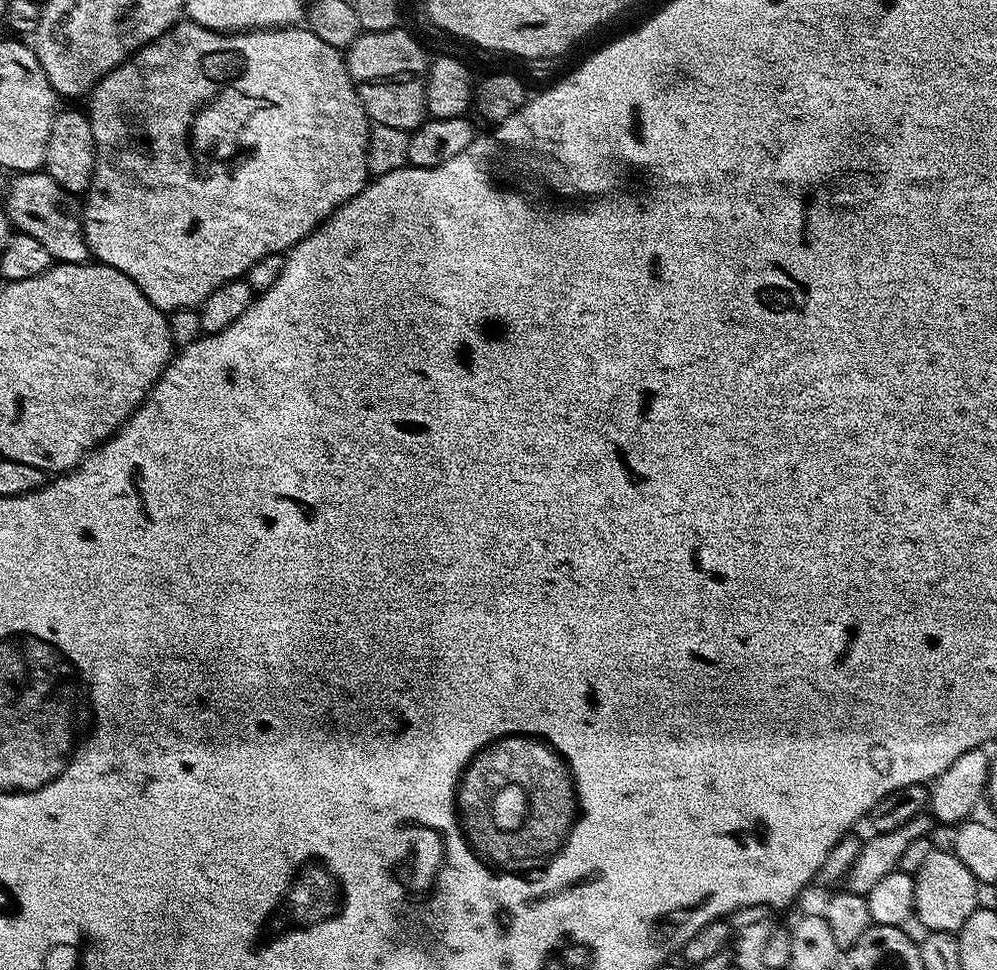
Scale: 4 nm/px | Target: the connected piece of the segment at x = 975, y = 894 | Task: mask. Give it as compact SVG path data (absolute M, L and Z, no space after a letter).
M933 850L926 854L926 862L922 862L920 869L914 873L914 879L914 916L917 921L920 919L921 926L928 932L959 933L966 918L970 918L981 903L981 885L952 850Z

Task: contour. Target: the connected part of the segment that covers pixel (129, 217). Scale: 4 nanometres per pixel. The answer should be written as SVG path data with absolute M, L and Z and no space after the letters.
M177 22L173 24L171 30L163 32L157 40L151 40L149 44L133 52L123 64L112 69L92 89L90 93L90 99L92 99L90 119L92 121L92 129L94 130L94 142L96 143L96 169L92 175L92 184L88 187L86 193L88 204L86 200L82 208L84 233L86 234L89 253L99 263L110 266L122 274L126 274L126 278L130 278L130 282L134 282L134 286L138 290L142 290L145 298L155 308L160 309L165 314L177 312L180 308L199 309L202 301L210 294L214 294L214 290L218 290L218 286L222 286L231 280L241 279L250 270L250 266L254 266L254 262L258 262L258 258L266 258L266 254L287 253L288 249L293 248L296 243L309 236L319 224L324 223L337 208L344 205L350 198L354 198L354 194L358 194L364 189L364 185L370 179L368 170L368 133L370 131L370 121L368 113L364 110L364 103L360 101L360 95L356 93L356 83L350 78L348 65L345 57L342 55L341 49L334 46L326 46L326 42L322 42L322 38L318 38L318 34L314 34L306 26L257 28L250 32L215 32L209 28L204 28L198 22L184 23Z

